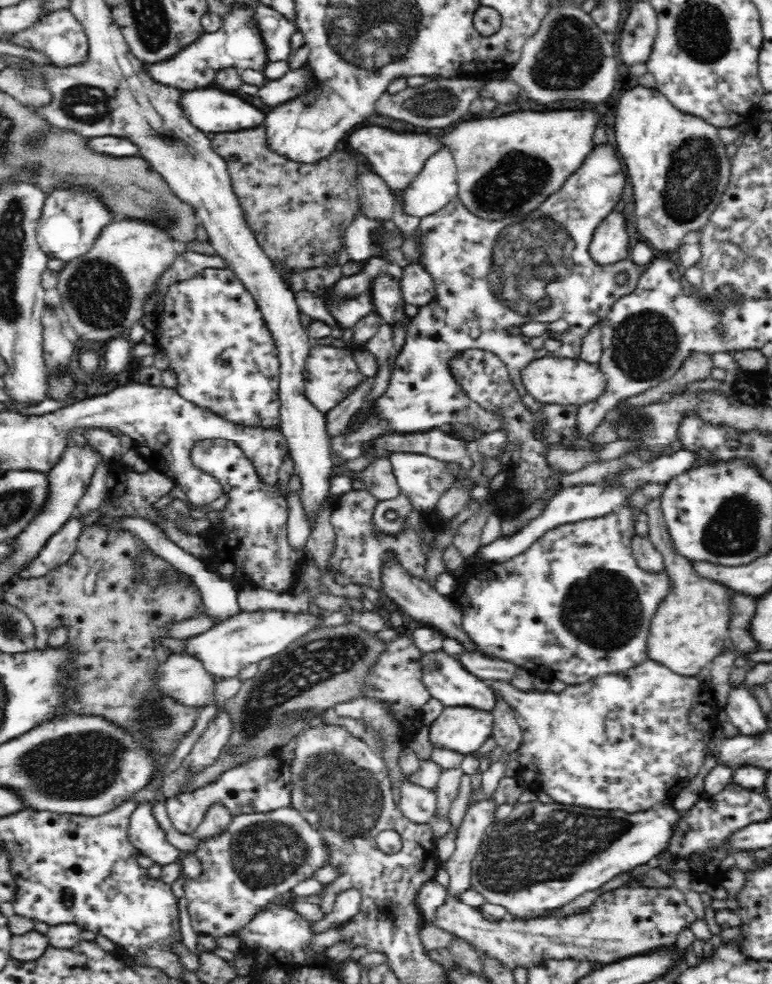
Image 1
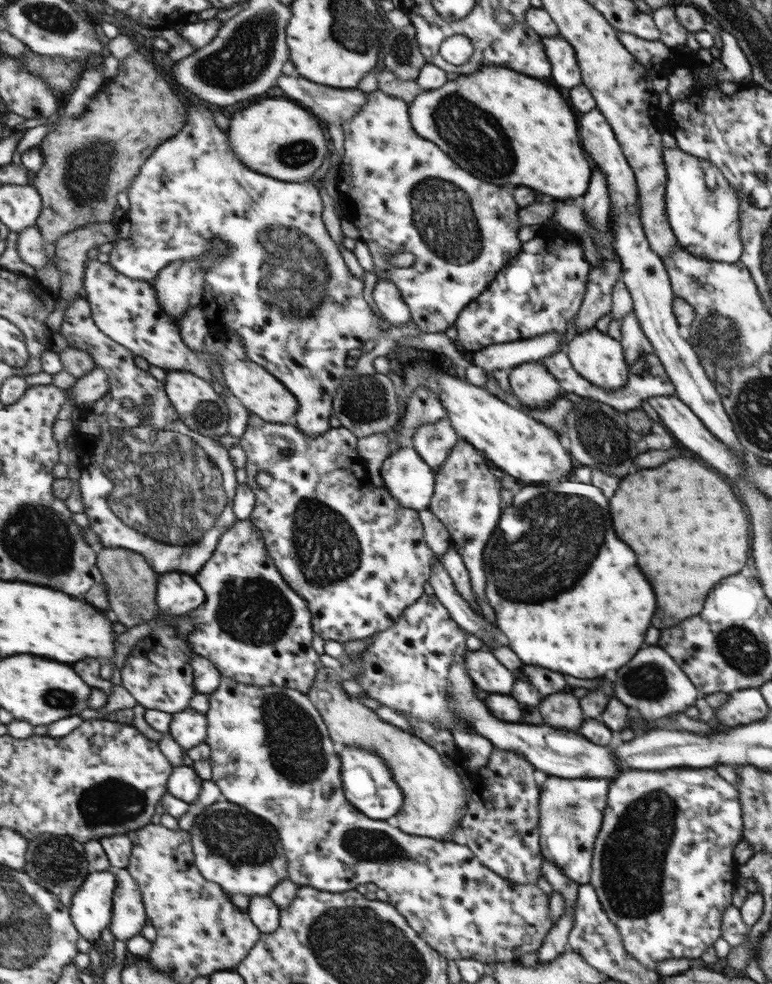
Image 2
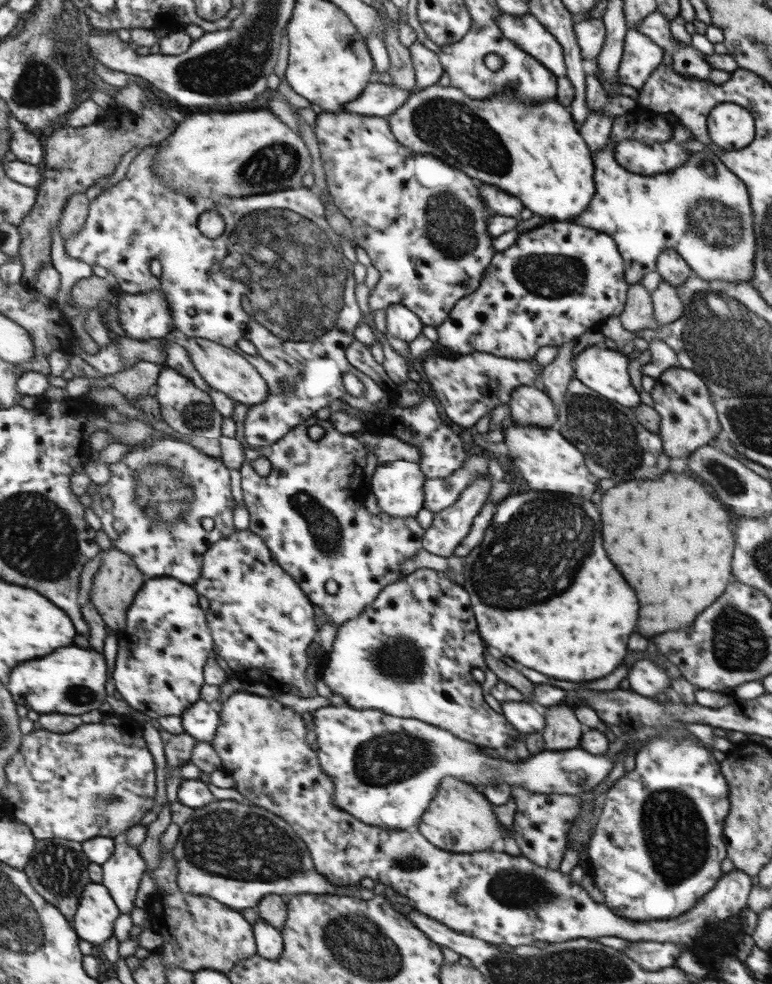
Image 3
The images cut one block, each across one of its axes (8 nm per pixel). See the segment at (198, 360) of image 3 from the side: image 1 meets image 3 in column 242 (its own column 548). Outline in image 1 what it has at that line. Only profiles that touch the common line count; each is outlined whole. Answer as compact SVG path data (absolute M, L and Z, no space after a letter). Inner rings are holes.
M543 355L541 358L530 360L521 369L522 387L536 401L547 404L574 404L598 397L603 392L604 377L597 364L590 364L579 358Z

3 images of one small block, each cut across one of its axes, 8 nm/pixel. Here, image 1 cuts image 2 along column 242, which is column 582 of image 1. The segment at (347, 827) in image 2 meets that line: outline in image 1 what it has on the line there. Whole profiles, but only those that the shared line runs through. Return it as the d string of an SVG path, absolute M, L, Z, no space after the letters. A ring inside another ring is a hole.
M651 658L642 662L642 666L634 666L634 670L625 670L620 674L605 674L586 682L574 683L558 693L553 692L553 690L544 692L535 691L534 689L519 690L510 681L496 680L495 678L486 678L484 683L490 687L496 698L500 697L504 703L514 710L515 718L522 729L523 749L520 756L517 757L518 766L514 775L524 782L526 788L535 792L543 790L556 802L635 814L665 804L667 798L671 801L701 771L704 764L706 744L708 744L708 738L711 736L711 732L708 732L708 724L706 726L698 724L698 732L686 732L686 726L682 726L682 724L694 724L696 722L696 716L694 714L690 716L690 708L692 708L692 696L700 696L702 684L696 680L695 676L680 676L680 674L670 670L661 662L656 662Z

